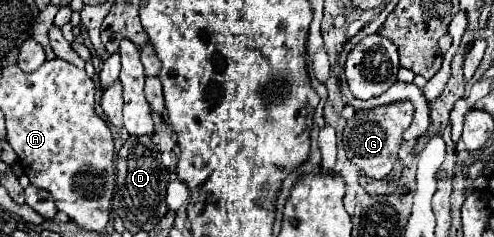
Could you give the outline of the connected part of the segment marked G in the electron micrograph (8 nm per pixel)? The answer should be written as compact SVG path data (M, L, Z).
M393 102L387 106L379 106L373 110L357 110L353 118L347 120L347 126L343 130L343 144L347 150L347 158L369 178L381 180L385 178L395 162L397 152L401 148L401 134L409 128L413 120L413 104L411 102Z

